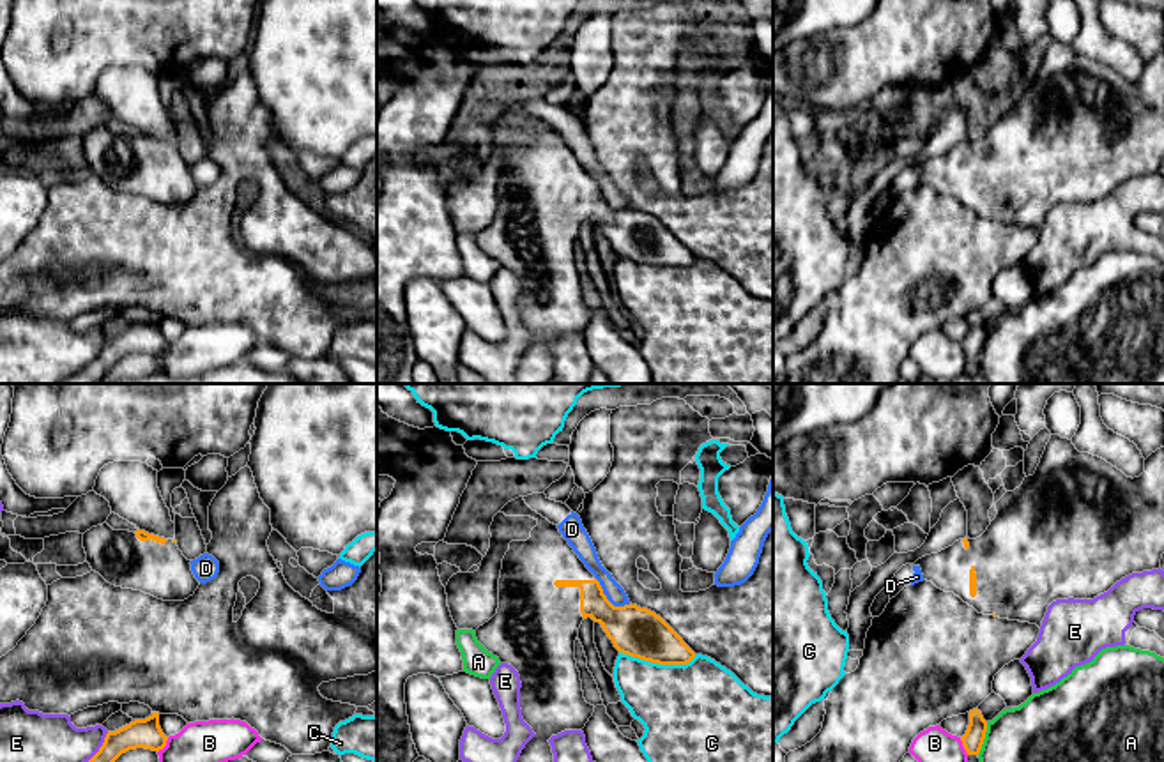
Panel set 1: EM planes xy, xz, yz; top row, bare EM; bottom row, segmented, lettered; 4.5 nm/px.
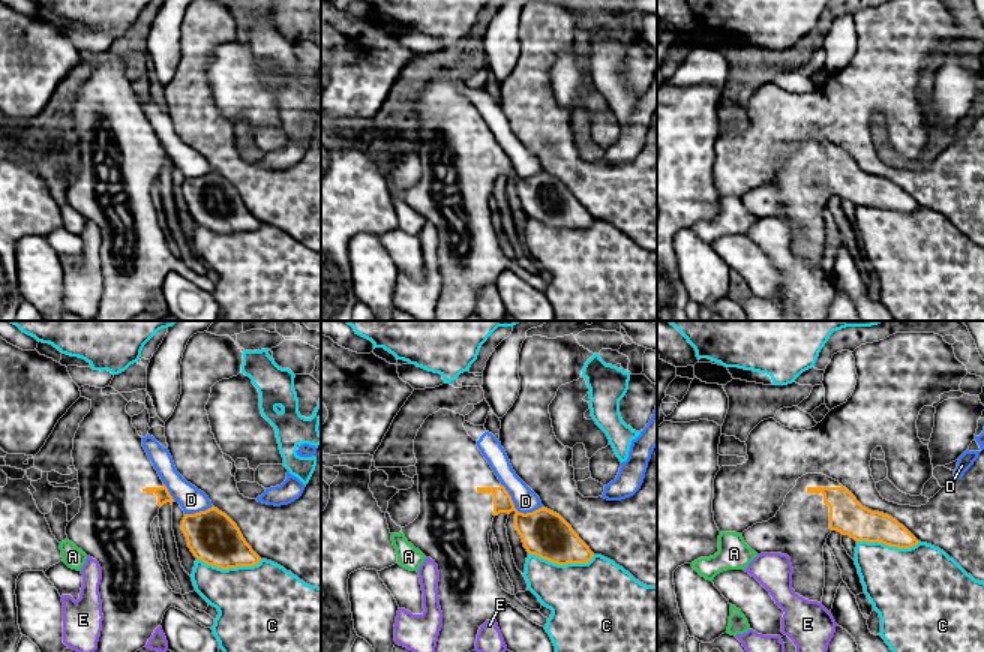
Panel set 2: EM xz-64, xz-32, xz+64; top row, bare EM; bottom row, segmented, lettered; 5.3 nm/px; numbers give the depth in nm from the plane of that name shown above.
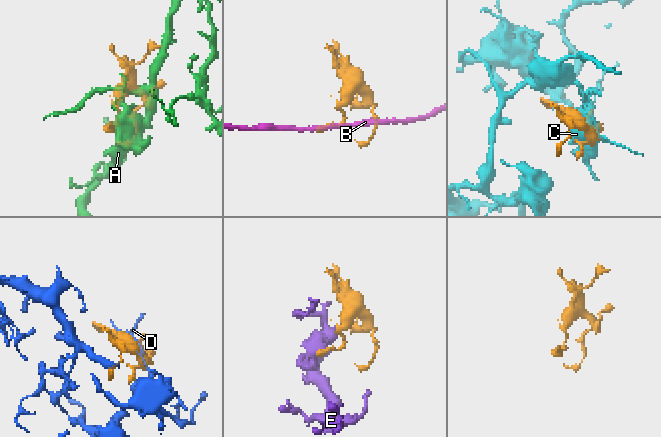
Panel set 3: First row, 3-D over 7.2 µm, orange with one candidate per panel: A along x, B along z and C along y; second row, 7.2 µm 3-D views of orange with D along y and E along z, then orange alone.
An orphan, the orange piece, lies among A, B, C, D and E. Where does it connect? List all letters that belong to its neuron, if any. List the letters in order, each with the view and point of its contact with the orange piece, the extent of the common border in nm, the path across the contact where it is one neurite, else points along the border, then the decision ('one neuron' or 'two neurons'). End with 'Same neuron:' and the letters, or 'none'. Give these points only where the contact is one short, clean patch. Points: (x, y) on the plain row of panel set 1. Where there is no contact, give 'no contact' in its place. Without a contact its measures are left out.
A: contact yz (984, 342); length 160 nm; two neurons
B: contact yz (963, 349); length 90 nm; two neurons
C: contact xz (658, 267); length 360 nm; two neurons
D: contact xz (607, 204); length 200 nm; two neurons
E: contact xy (89, 365); length 300 nm; two neurons
Same neuron: none

